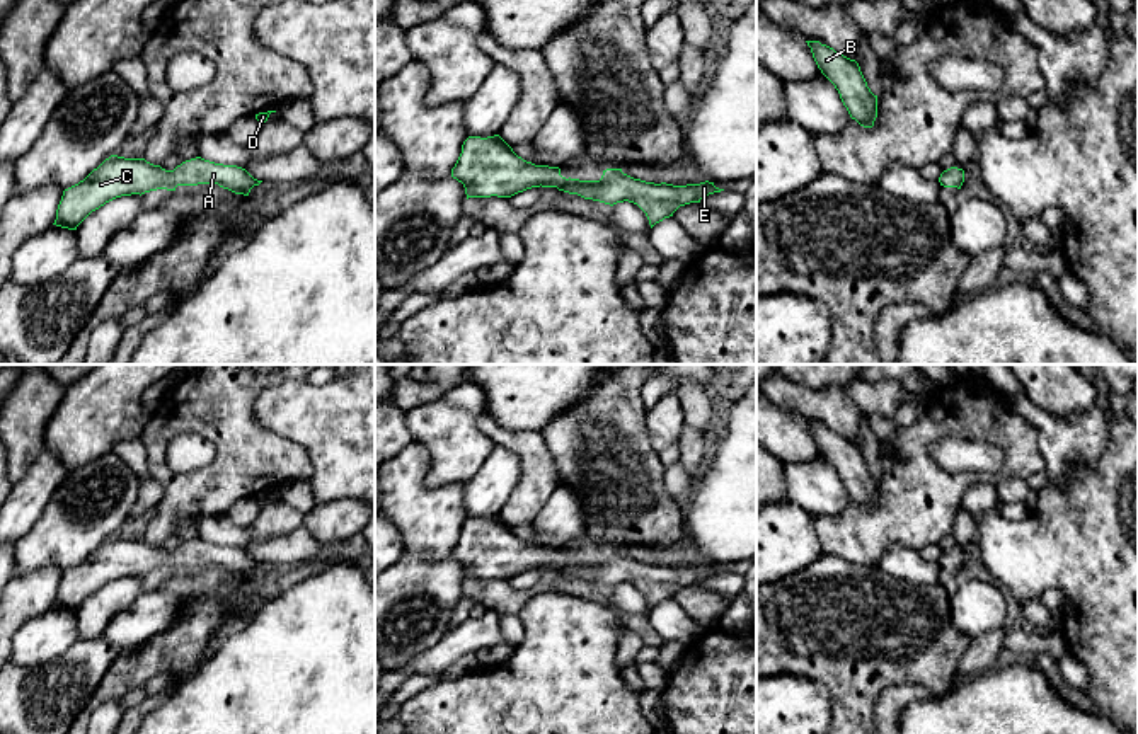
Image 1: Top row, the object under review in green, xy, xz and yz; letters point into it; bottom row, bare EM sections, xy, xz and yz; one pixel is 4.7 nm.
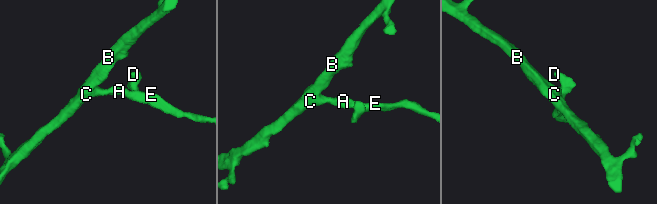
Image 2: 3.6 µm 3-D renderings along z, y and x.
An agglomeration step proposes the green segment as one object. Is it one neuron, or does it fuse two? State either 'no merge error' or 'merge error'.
no merge error

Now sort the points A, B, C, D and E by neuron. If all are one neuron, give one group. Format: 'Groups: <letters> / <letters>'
Groups: A B C D E

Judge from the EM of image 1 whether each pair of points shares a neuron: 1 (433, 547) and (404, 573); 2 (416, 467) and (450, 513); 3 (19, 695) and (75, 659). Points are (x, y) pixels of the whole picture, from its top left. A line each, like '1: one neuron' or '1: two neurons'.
1: two neurons
2: one neuron
3: one neuron

